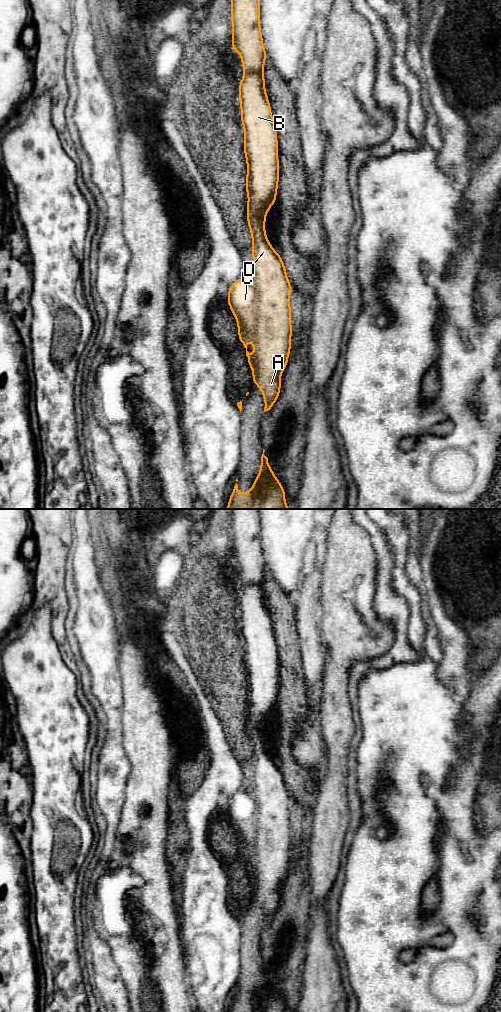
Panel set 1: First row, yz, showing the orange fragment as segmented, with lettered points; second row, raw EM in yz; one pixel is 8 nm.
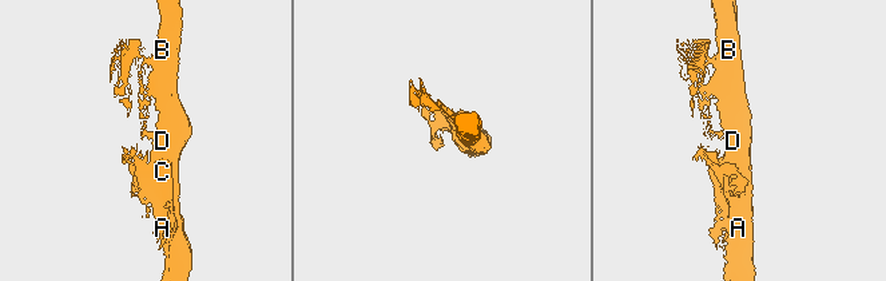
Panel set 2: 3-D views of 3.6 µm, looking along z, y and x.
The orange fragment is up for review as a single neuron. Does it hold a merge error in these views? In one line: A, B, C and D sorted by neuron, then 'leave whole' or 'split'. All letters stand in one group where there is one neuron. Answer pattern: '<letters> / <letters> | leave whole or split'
A B D / C | split

